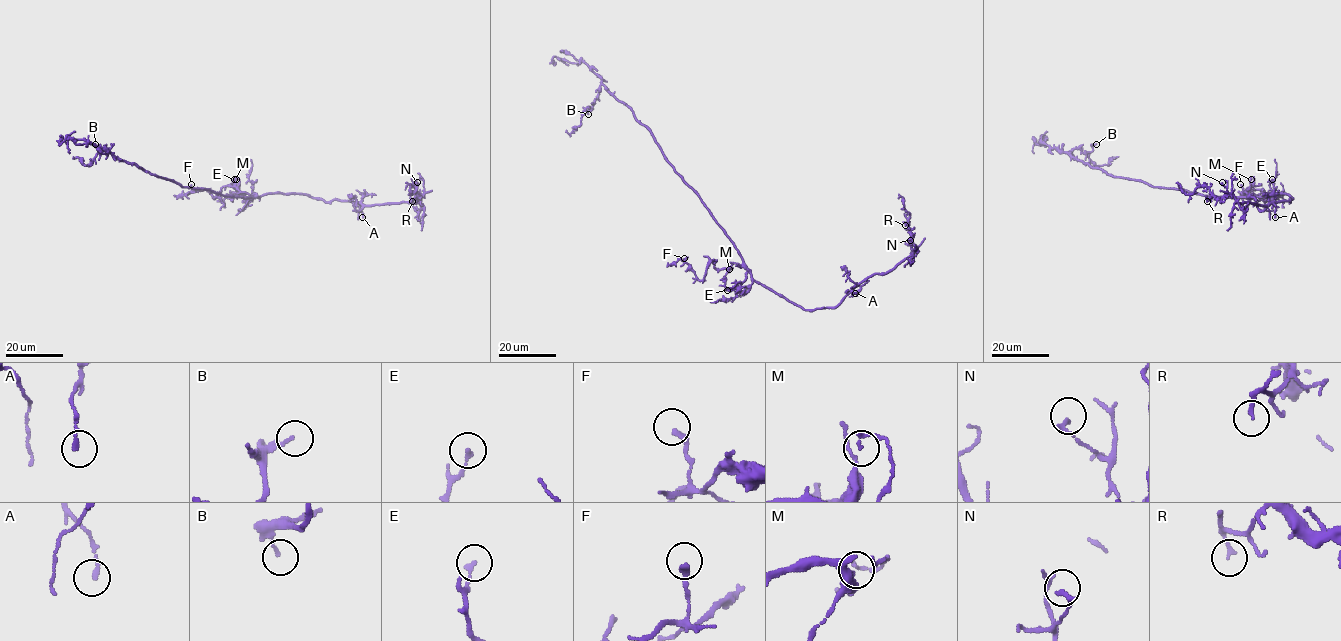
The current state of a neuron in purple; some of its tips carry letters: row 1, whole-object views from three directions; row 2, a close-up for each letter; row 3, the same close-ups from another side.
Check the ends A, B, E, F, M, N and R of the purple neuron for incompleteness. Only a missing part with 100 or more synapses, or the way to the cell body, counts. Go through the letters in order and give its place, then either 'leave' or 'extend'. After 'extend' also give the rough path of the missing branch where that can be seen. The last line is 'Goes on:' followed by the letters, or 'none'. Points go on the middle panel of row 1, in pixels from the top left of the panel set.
A: place (855, 293); leave
B: place (588, 114); leave
E: place (727, 290); leave
F: place (684, 258); leave
M: place (729, 269); leave
N: place (910, 240); leave
R: place (905, 225); leave
Goes on: none

